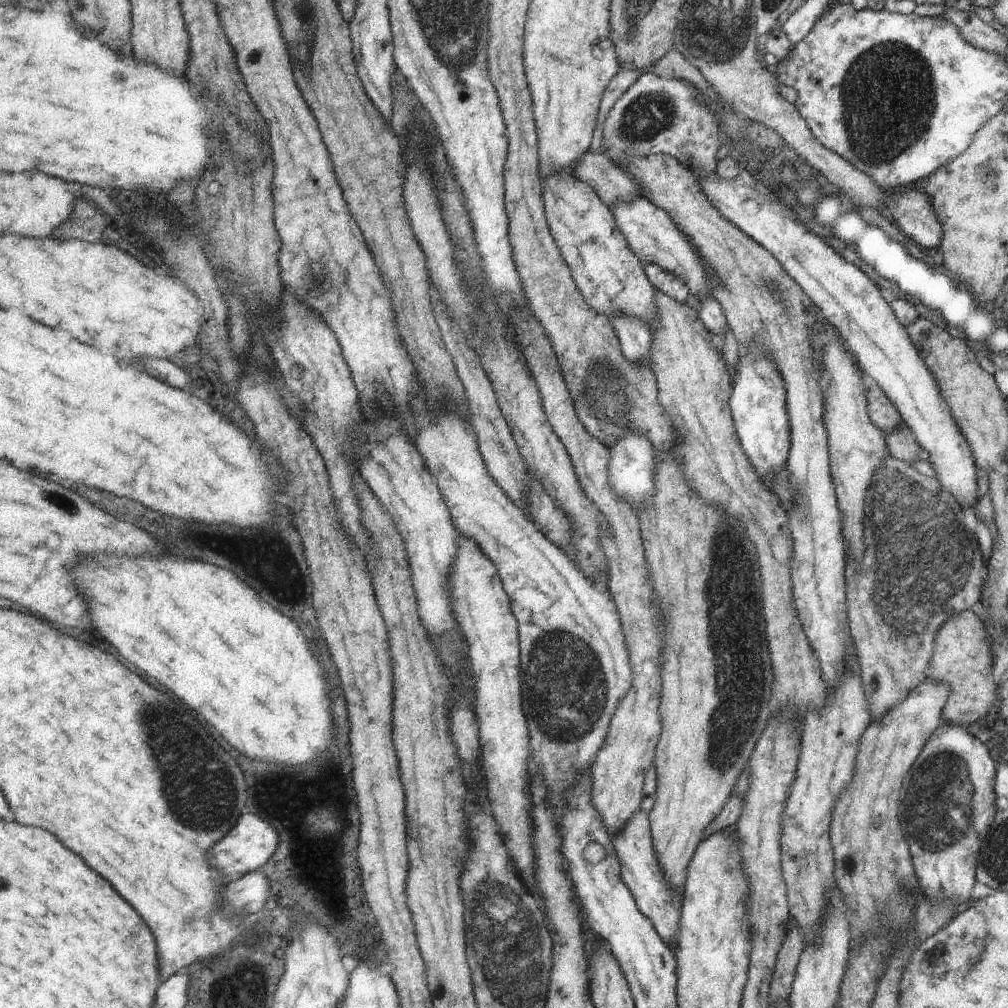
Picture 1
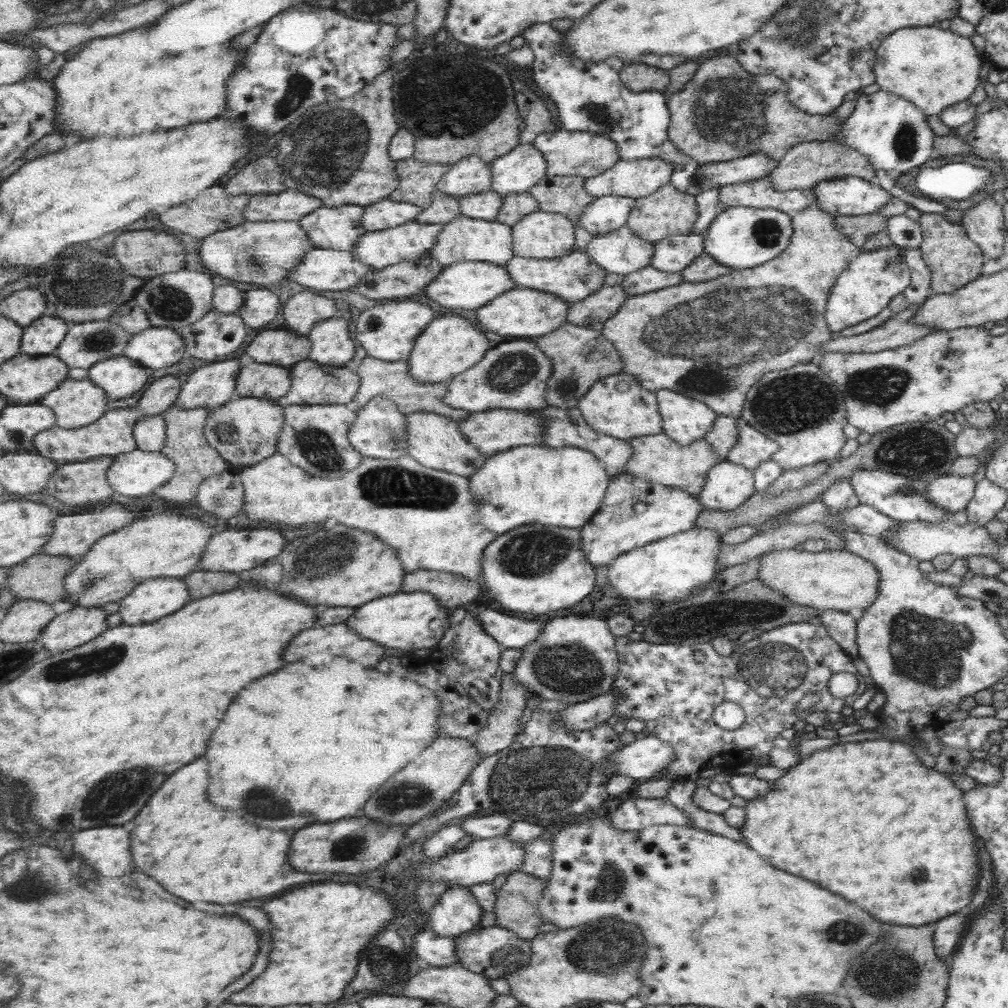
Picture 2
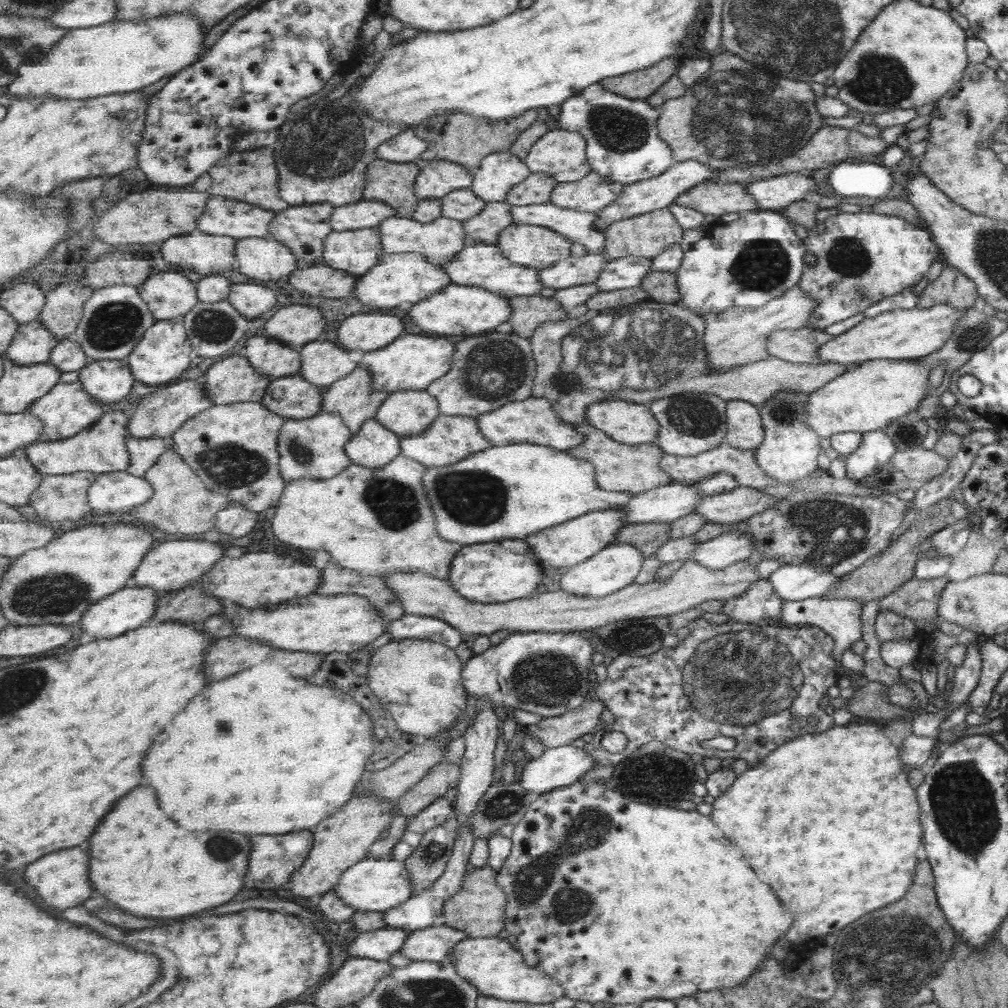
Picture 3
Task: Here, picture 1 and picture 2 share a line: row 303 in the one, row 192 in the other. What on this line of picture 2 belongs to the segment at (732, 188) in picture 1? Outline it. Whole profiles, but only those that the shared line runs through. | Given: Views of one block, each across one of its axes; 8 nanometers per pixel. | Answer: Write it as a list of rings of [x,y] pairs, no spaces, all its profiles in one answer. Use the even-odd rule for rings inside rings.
[[[853,176],[823,180],[811,190],[815,194],[815,206],[831,216],[877,214],[877,210],[887,202],[885,190],[881,190],[875,182]]]

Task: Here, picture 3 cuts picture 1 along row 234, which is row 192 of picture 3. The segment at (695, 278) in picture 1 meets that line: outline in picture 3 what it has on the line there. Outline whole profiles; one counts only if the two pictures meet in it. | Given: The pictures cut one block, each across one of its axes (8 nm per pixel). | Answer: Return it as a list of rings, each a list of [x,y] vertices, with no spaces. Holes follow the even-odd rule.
[[[687,160],[687,162],[675,162],[669,170],[665,170],[663,174],[649,178],[649,180],[641,180],[635,184],[629,184],[623,188],[623,194],[611,204],[605,206],[605,210],[597,212],[597,228],[601,228],[601,232],[607,232],[607,226],[611,226],[613,222],[621,222],[625,218],[637,218],[641,214],[649,214],[653,210],[663,210],[667,206],[671,206],[681,194],[685,194],[687,190],[691,190],[693,186],[707,182],[713,178],[713,170],[701,162],[695,160]]]

